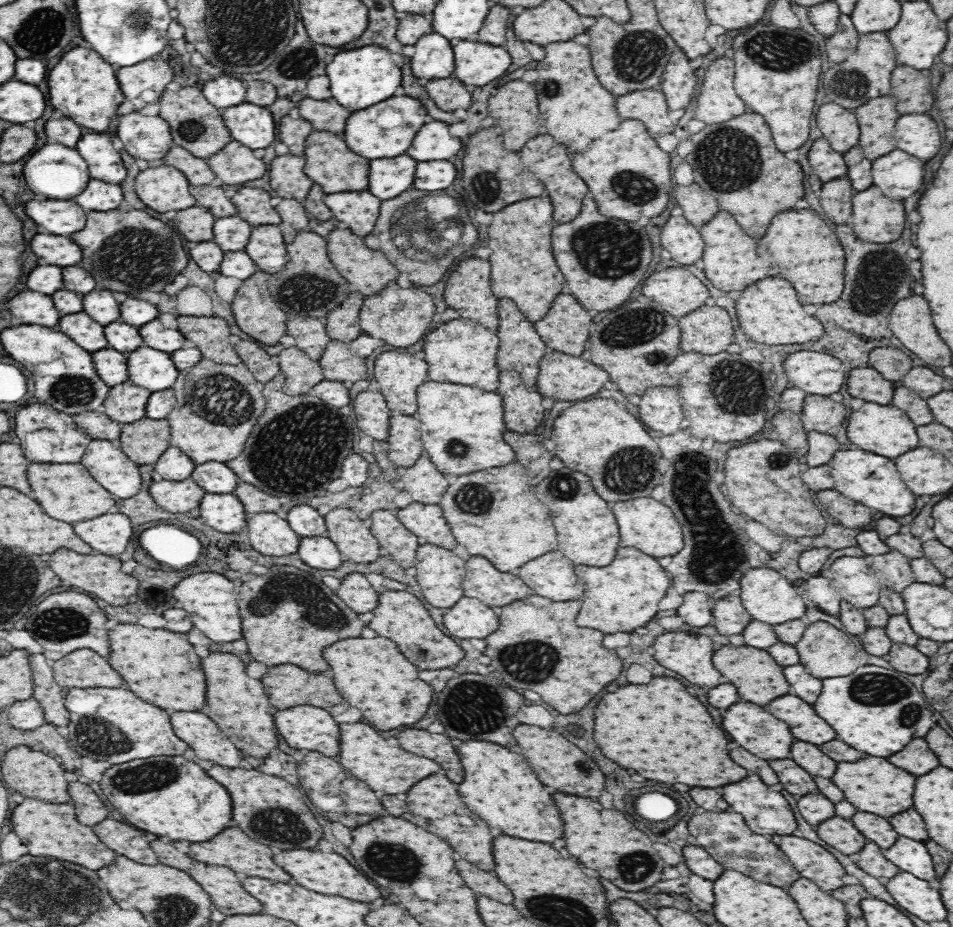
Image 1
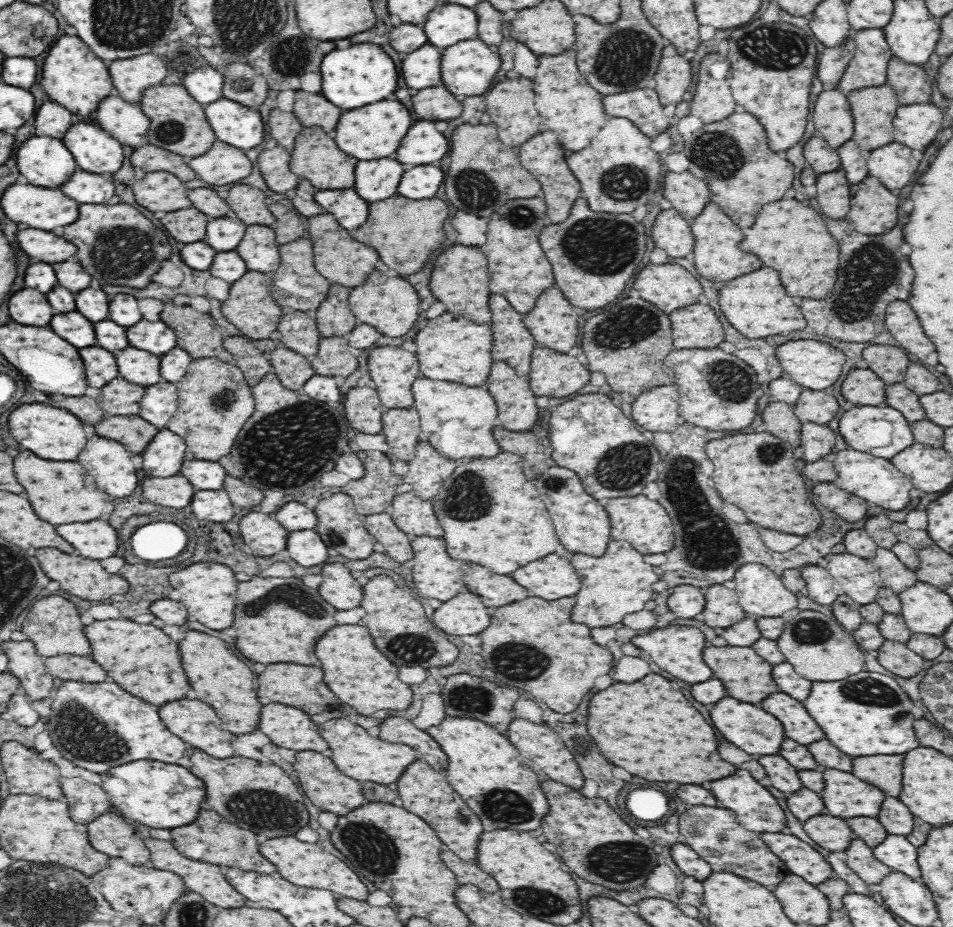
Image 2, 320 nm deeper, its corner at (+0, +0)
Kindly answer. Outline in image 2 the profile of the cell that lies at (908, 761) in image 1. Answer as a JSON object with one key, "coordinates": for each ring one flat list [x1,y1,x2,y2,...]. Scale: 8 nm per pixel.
{"coordinates":[[866,756,854,758,852,774,876,788,884,790,888,796,899,799,902,790,902,756]]}

